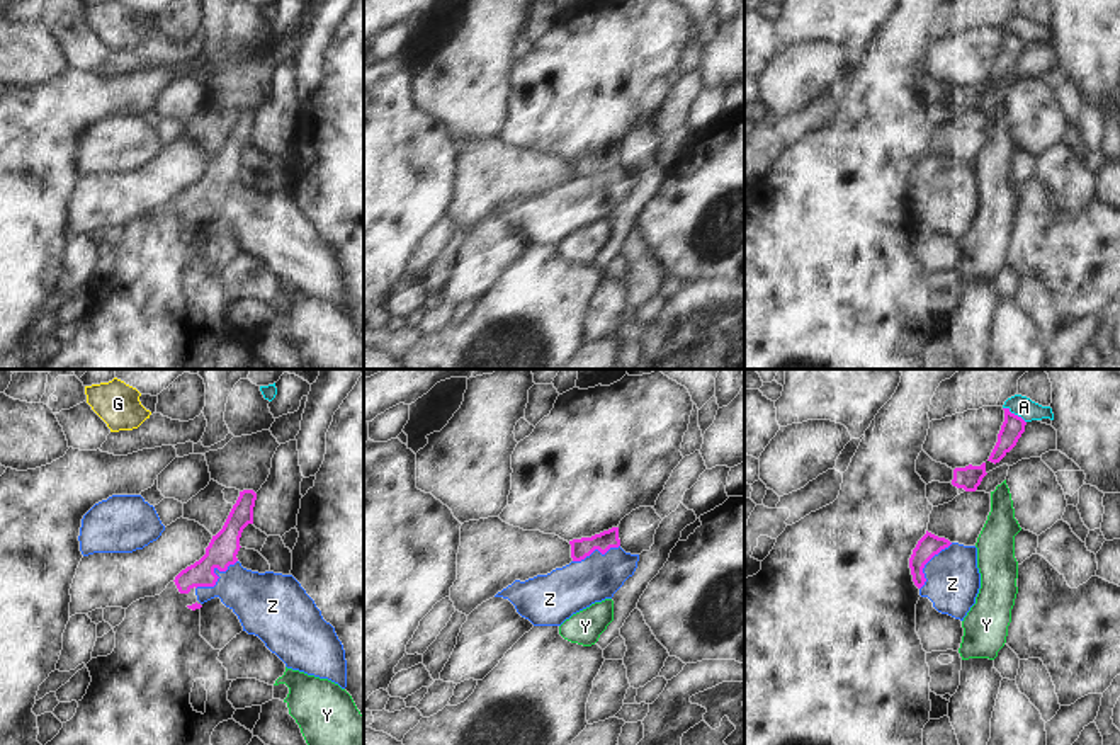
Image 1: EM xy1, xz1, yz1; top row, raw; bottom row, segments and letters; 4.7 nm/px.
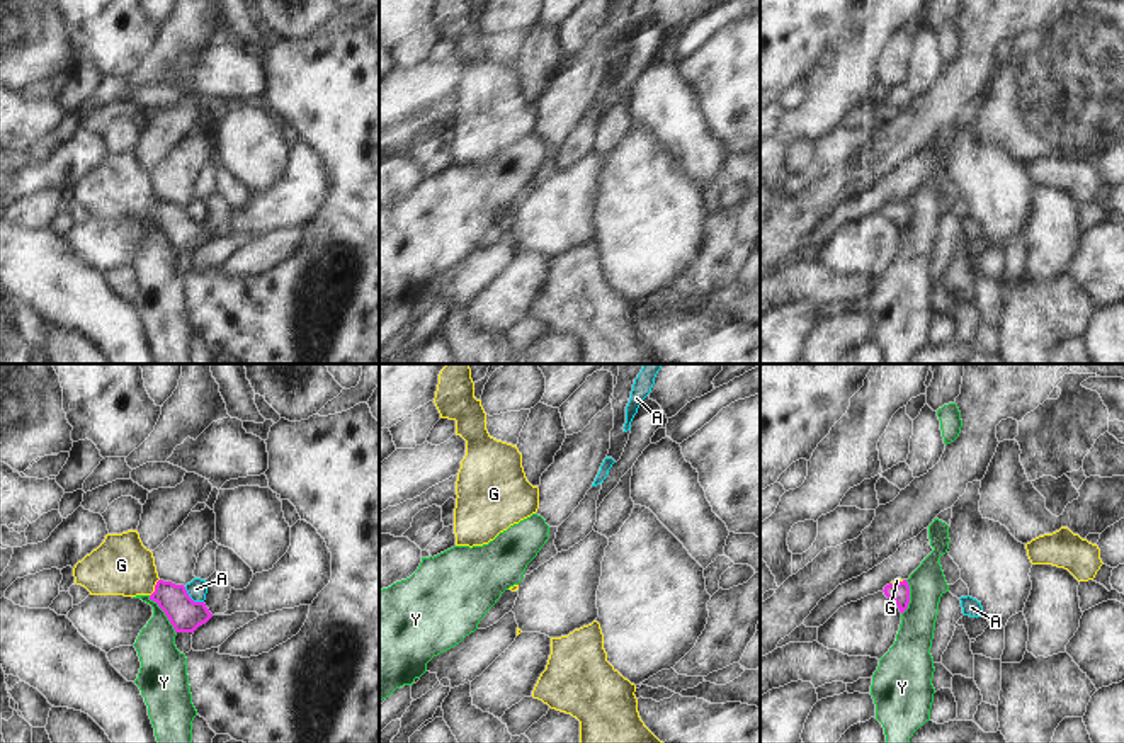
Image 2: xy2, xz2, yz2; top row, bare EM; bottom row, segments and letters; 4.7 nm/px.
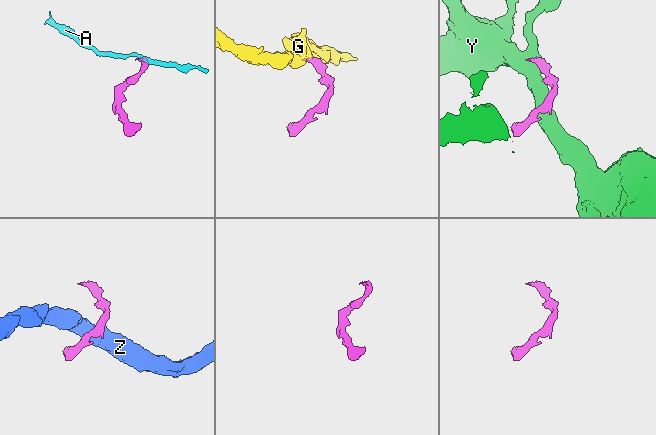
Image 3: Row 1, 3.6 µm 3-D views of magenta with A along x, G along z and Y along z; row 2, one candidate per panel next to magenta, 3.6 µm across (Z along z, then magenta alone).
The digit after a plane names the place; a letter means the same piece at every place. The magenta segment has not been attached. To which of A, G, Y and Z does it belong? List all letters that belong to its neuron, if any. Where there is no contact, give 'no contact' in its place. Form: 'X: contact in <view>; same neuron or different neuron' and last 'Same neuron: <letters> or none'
A: contact in yz1; different neuron
G: contact in xy2; same neuron
Y: contact in xy2; different neuron
Z: contact in xy1; different neuron
Same neuron: G

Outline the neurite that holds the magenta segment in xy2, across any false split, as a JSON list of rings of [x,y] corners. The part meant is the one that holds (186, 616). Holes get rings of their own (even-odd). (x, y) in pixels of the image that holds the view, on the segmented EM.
[[[138,530],[107,534],[104,542],[73,568],[75,583],[90,595],[148,595],[165,612],[175,632],[194,632],[213,614],[194,602],[184,585],[158,578],[155,558]]]

